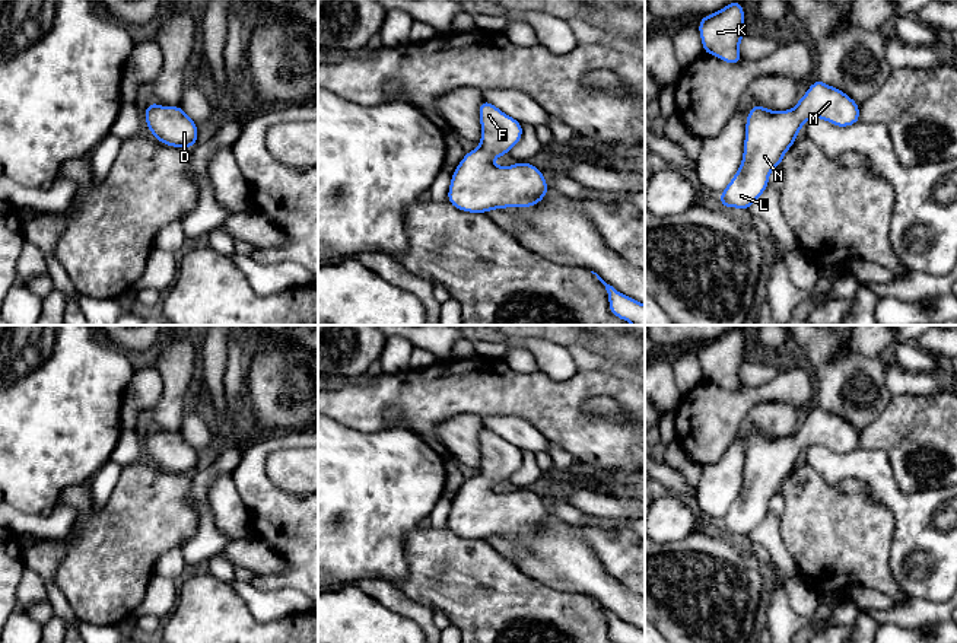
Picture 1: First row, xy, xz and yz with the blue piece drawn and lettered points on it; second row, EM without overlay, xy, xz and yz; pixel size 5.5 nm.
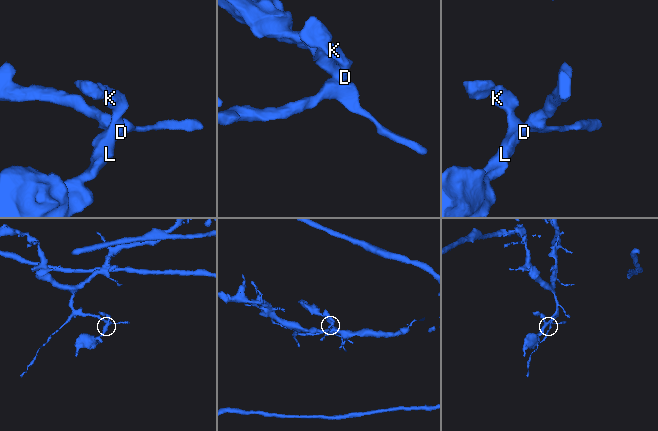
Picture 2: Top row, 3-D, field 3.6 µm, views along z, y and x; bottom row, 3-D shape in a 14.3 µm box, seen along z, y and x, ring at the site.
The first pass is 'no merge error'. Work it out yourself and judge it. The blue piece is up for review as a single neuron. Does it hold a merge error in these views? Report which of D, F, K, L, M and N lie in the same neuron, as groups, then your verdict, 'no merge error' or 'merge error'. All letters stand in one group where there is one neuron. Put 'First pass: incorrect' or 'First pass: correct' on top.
First pass: correct
D F K L M N | no merge error

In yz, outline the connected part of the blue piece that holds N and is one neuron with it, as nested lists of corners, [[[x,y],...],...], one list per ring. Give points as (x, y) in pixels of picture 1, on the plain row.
[[[818,405],[792,436],[770,437],[760,432],[753,432],[747,442],[744,480],[740,496],[719,522],[719,529],[727,535],[737,534],[747,538],[767,515],[770,499],[782,490],[783,481],[795,469],[804,449],[813,445],[826,446],[836,453],[849,453],[861,446],[859,432],[837,414],[829,413]]]

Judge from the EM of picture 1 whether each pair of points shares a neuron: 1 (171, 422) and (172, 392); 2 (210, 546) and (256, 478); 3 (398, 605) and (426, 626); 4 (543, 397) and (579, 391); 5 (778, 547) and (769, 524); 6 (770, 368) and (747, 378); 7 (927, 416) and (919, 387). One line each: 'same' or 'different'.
1: same
2: different
3: same
4: same
5: same
6: same
7: different

